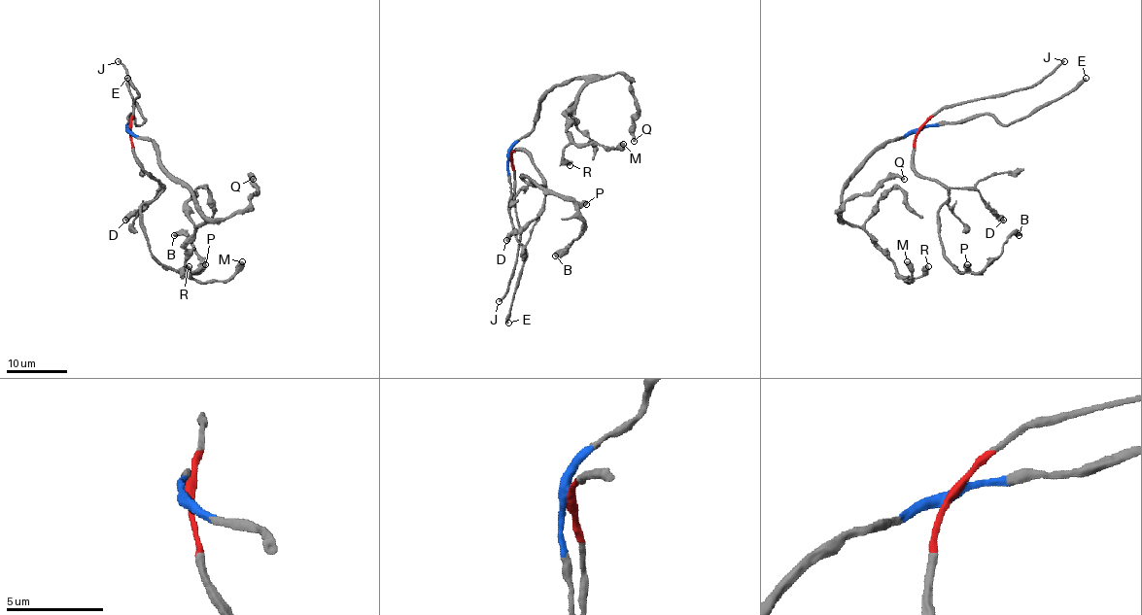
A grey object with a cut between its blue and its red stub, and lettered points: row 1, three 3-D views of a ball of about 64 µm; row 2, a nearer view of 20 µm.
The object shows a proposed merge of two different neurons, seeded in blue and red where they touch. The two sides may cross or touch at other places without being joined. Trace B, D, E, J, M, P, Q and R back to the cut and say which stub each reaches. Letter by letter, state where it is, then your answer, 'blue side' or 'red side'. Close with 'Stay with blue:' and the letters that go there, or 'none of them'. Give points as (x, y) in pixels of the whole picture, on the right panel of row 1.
B: place (1019, 235); red side
D: place (1003, 220); red side
E: place (1086, 78); blue side
J: place (1064, 61); red side
M: place (907, 261); blue side
P: place (967, 264); red side
Q: place (904, 179); blue side
R: place (928, 266); blue side
Stay with blue: E, M, Q, R

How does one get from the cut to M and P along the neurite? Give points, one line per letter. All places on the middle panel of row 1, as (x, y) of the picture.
M: (509, 156), (531, 130), (537, 103), (570, 79), (585, 81), (567, 114), (569, 133), (577, 144), (623, 144)
P: (510, 156), (514, 150), (523, 150), (531, 157), (544, 184), (532, 185), (521, 176), (558, 195), (586, 204)

